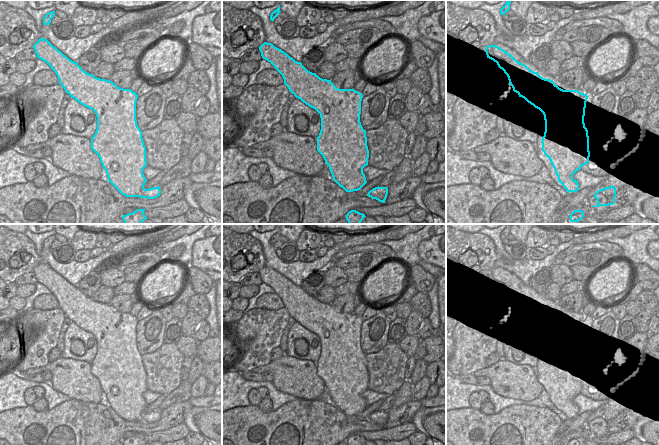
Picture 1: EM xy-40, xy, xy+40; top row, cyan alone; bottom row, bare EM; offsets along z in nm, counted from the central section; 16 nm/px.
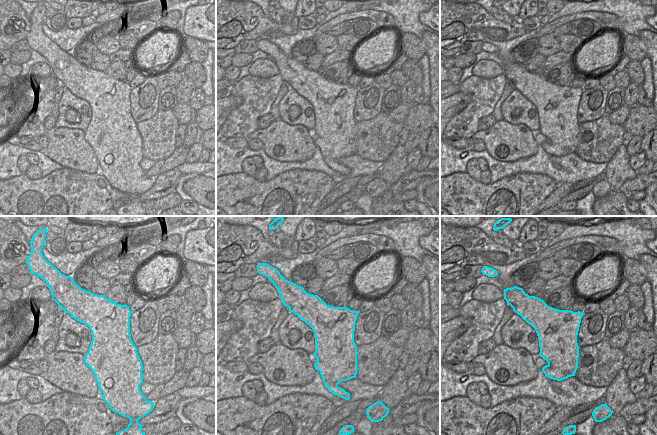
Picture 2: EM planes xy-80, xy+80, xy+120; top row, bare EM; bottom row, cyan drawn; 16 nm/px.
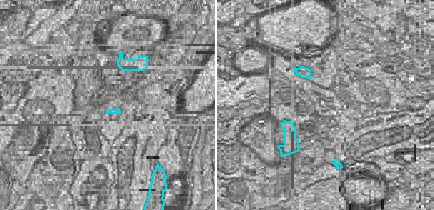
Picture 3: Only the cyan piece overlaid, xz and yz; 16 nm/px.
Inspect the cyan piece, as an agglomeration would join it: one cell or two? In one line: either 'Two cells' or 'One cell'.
One cell.

